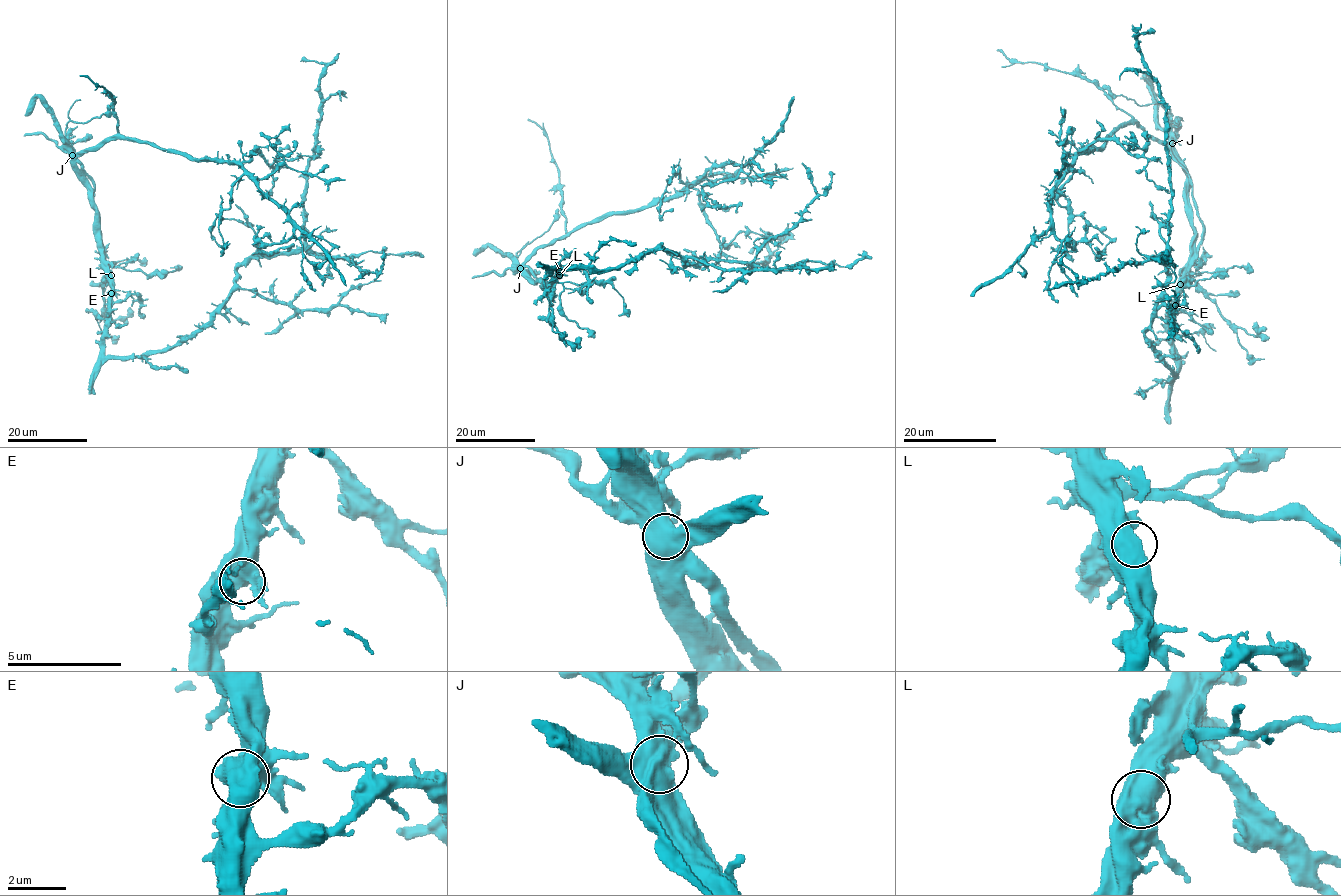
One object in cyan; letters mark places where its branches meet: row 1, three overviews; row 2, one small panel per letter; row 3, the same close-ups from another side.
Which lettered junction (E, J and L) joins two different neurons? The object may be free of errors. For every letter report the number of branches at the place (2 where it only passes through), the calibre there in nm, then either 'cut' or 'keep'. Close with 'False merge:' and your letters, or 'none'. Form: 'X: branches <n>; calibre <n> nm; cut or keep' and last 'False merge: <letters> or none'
E: branches 1; calibre 900 nm; keep
J: branches 1; calibre 1000 nm; cut
L: branches 1; calibre 1050 nm; keep
False merge: J

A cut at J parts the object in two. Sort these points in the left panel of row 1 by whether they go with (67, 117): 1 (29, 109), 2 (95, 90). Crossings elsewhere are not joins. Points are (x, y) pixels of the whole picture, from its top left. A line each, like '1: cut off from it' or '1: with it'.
1: cut off from it
2: cut off from it

